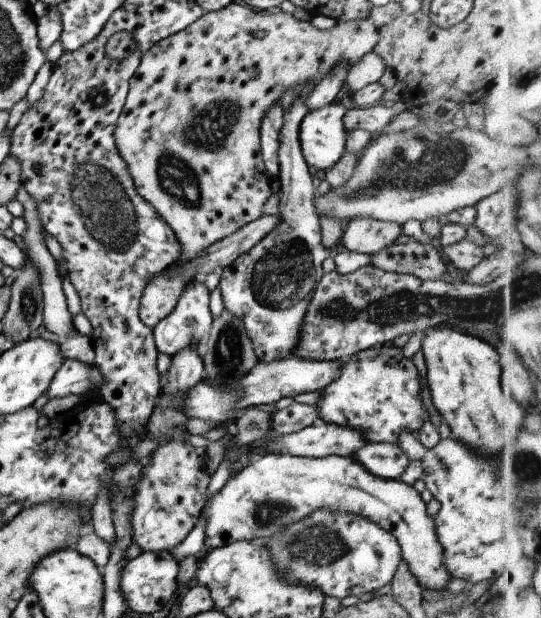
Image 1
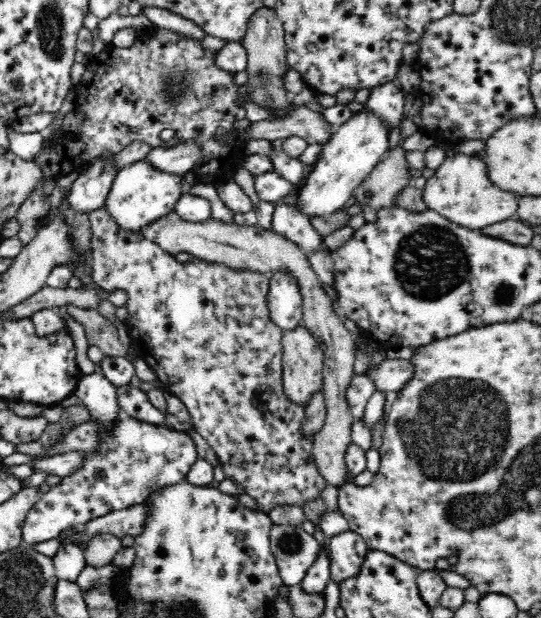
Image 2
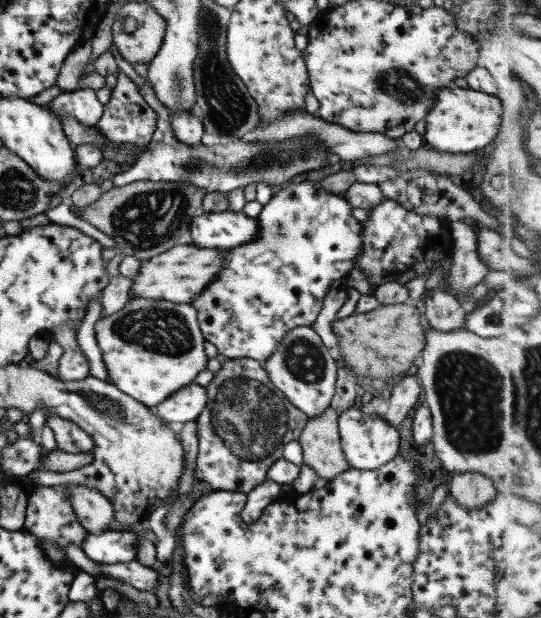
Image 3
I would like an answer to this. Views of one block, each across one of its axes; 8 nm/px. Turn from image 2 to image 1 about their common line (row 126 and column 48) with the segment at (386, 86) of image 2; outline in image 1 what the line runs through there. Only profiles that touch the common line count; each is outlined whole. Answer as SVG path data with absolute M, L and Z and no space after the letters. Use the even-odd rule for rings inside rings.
M66 359L54 375L46 393L48 399L68 395L82 396L100 390L104 381L96 364L89 365L76 359Z

